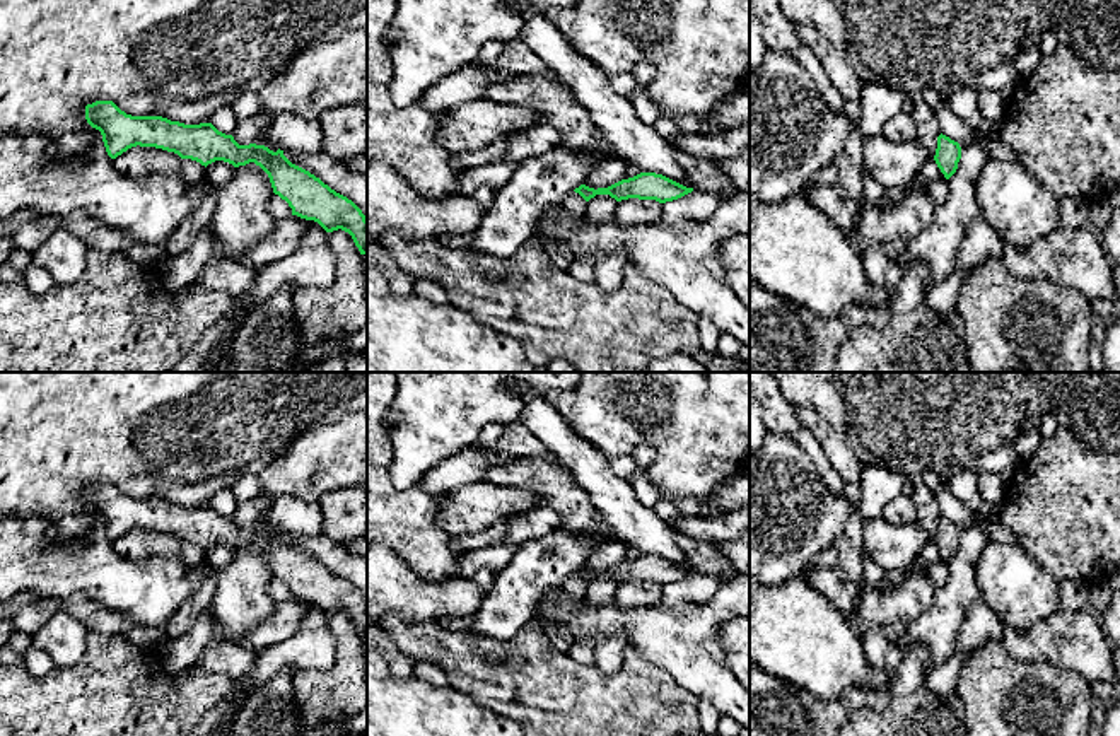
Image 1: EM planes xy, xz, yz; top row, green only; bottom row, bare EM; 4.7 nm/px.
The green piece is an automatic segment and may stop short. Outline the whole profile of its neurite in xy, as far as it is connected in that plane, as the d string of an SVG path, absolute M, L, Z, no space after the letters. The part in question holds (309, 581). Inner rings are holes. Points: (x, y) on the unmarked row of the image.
M113 483L87 487L85 502L101 514L111 541L140 528L174 534L205 550L215 543L234 550L254 545L268 557L273 575L289 586L292 598L314 603L326 615L348 615L360 637L367 637L367 601L362 593L309 553L292 546L280 531L273 534L265 528L239 528L212 505L184 507L162 499L131 499Z

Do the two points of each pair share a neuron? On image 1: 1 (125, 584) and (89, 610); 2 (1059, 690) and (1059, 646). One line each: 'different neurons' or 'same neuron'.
1: different neurons
2: different neurons

